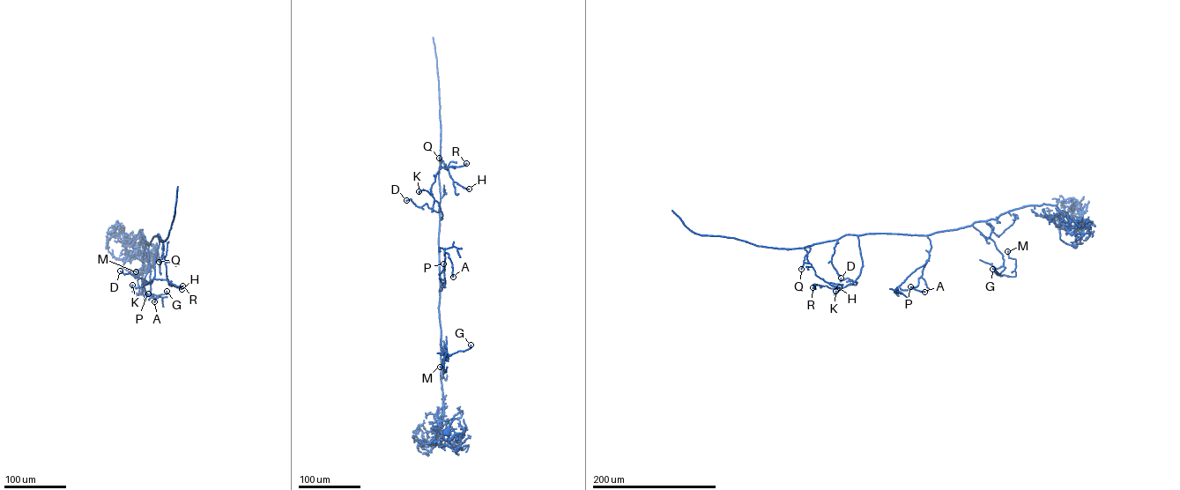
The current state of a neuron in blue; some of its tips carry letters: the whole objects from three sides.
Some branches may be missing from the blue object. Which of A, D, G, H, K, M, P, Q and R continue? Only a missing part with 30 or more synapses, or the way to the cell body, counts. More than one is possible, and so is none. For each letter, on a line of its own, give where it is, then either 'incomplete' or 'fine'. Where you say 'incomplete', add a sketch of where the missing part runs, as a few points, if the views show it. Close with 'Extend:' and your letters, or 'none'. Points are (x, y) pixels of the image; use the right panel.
A: at (924, 292); fine
D: at (841, 278); fine
G: at (992, 269); fine
H: at (839, 287); fine
K: at (835, 291); fine
M: at (1007, 251); fine
P: at (910, 286); fine
Q: at (801, 269); fine
R: at (812, 287); fine
Extend: none

